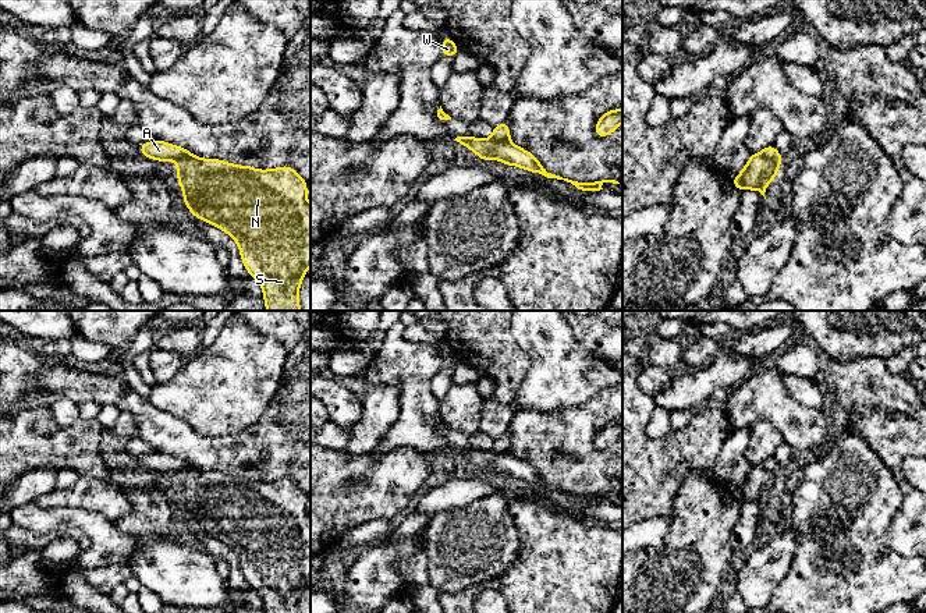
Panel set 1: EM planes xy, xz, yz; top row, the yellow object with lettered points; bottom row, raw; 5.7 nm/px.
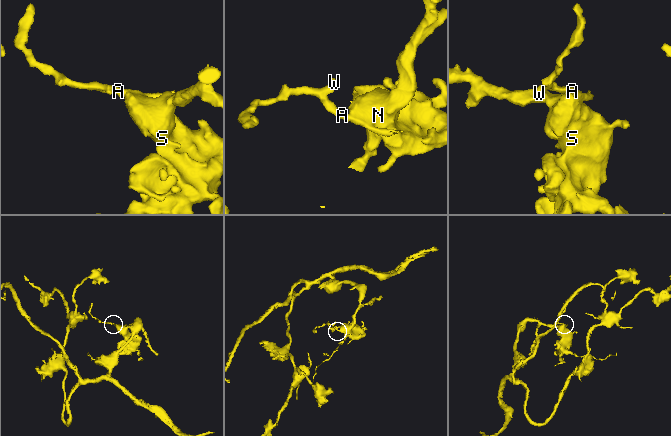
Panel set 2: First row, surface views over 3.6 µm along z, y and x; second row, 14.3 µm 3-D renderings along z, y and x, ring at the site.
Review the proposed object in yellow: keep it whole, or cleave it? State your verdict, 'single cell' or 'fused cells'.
fused cells

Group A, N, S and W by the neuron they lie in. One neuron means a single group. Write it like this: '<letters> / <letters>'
A W / N S

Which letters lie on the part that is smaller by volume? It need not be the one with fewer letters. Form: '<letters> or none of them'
A, W

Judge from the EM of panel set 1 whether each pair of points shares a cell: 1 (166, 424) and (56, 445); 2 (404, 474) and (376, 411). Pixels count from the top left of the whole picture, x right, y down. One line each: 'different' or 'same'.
1: different
2: different

